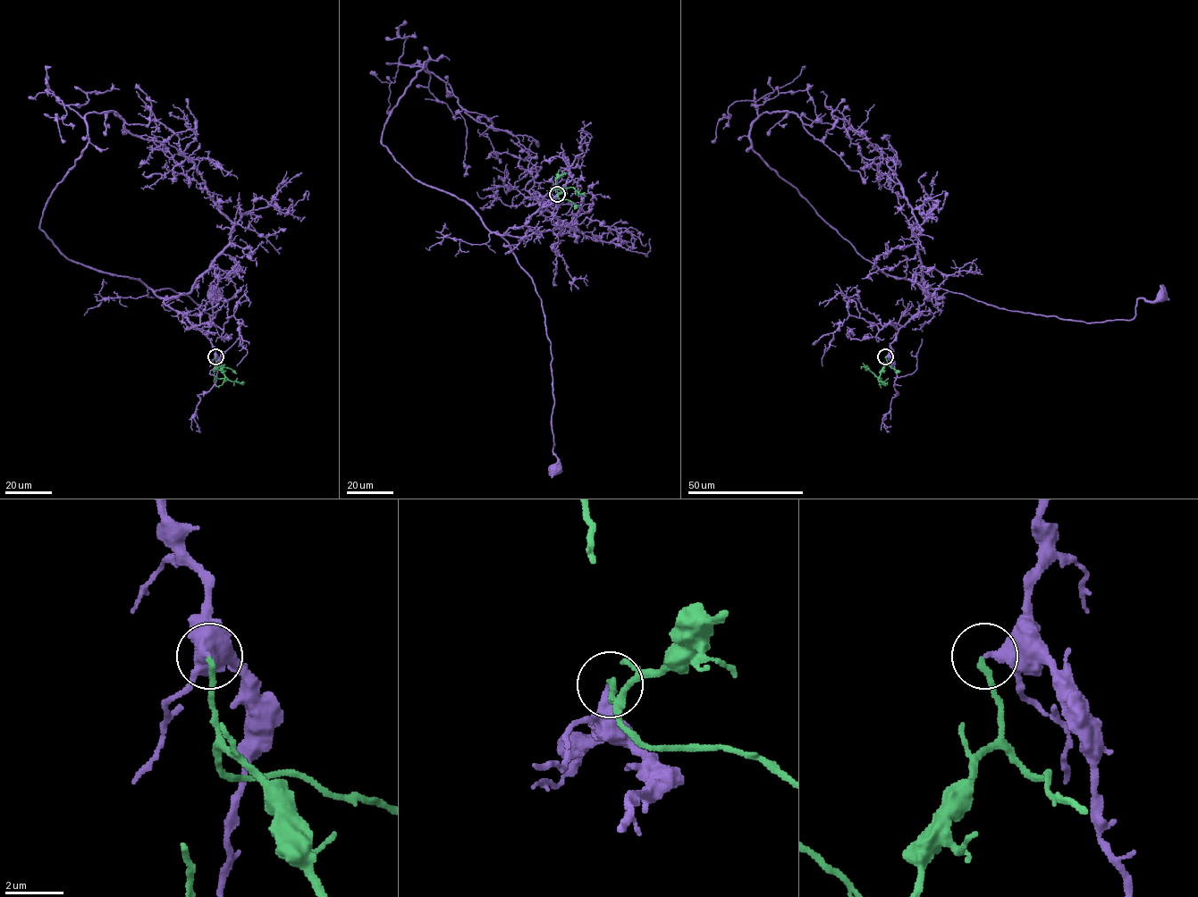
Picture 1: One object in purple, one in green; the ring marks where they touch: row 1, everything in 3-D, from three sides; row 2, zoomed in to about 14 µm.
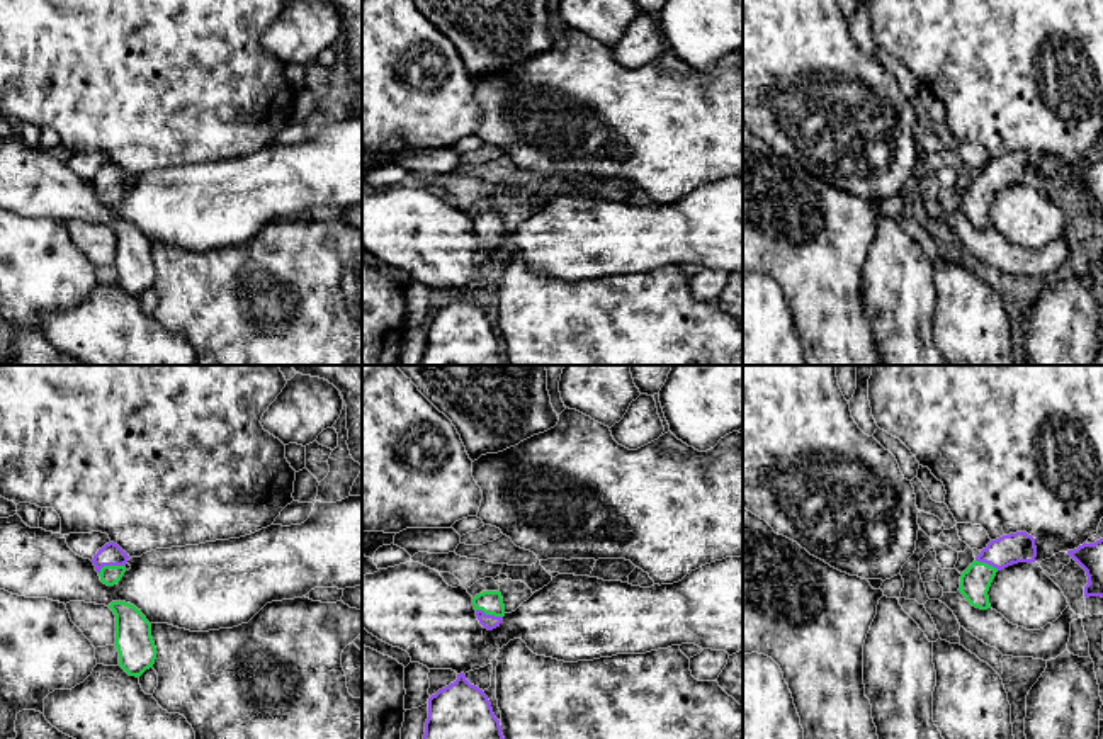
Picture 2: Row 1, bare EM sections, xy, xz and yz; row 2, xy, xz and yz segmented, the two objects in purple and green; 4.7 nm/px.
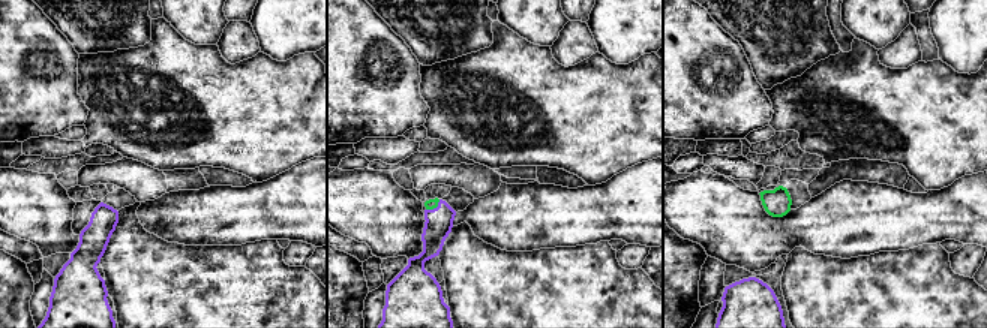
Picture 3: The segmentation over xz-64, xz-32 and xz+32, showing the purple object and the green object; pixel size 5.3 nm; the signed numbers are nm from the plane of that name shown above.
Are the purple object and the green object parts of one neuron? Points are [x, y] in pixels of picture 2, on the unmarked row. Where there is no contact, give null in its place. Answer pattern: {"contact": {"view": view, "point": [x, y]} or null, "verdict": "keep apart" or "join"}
{"contact": {"view": "xy", "point": [109, 184]}, "verdict": "join"}

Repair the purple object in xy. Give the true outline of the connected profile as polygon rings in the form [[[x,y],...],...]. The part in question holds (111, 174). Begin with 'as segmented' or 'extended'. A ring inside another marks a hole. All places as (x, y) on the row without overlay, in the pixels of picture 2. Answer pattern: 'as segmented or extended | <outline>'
extended | [[[114,161],[105,163],[93,175],[92,182],[100,195],[100,200],[107,206],[114,206],[126,192],[126,182],[129,175]]]

